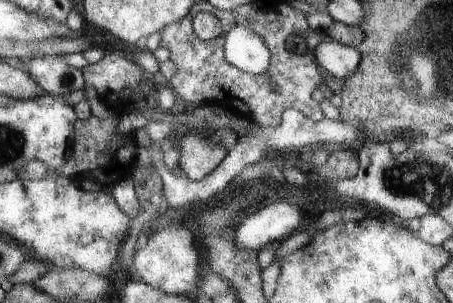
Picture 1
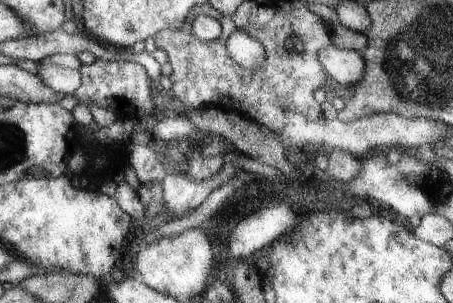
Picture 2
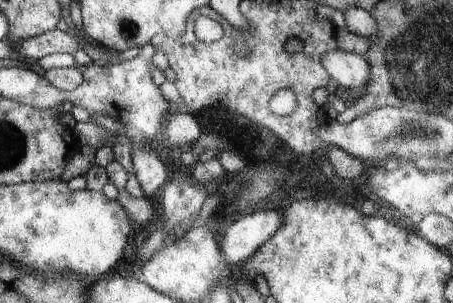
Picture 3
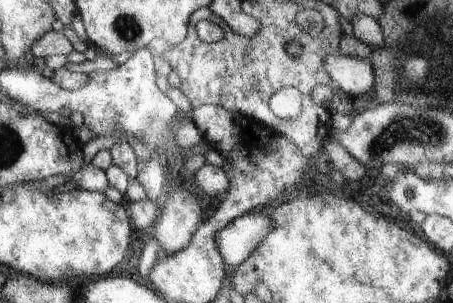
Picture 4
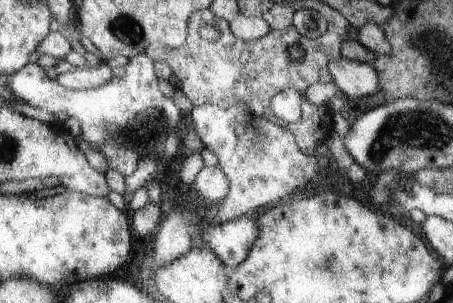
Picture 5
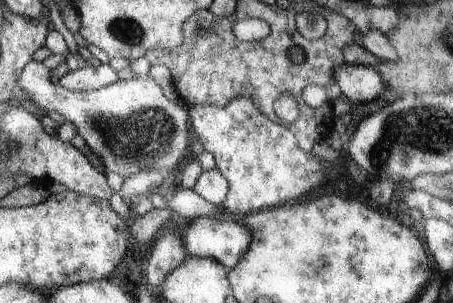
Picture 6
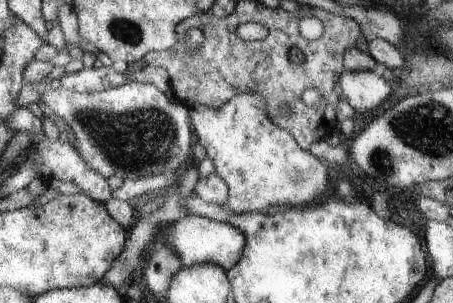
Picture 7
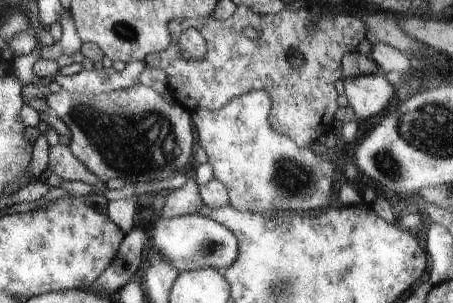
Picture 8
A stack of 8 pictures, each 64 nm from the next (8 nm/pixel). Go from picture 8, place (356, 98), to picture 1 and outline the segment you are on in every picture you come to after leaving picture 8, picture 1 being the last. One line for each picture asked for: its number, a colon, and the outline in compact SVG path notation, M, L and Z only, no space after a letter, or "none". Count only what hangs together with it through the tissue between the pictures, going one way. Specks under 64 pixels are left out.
1: M327 36L315 46L313 56L315 56L315 62L325 72L329 72L331 76L337 76L337 78L345 78L345 76L353 74L361 62L361 54L357 48L329 40Z
2: M327 44L317 52L317 60L325 74L329 74L333 80L341 84L355 84L363 72L365 72L365 62L361 52L355 50L345 50L335 44Z
3: M333 50L321 54L321 66L341 86L349 90L363 90L369 82L369 64L361 54Z
4: M331 54L323 60L325 72L335 80L337 92L347 98L357 98L361 94L367 94L373 88L375 74L367 60L343 56L343 54Z
5: M339 56L329 60L327 70L331 74L331 82L339 88L339 94L347 102L375 94L379 90L377 72L367 62L355 62Z
6: M341 62L333 68L333 82L339 86L341 96L353 106L369 102L385 90L379 72L373 66L353 66Z
7: M343 70L337 84L345 100L355 110L367 110L377 106L391 90L389 84L381 78L379 70L363 70L363 72Z

